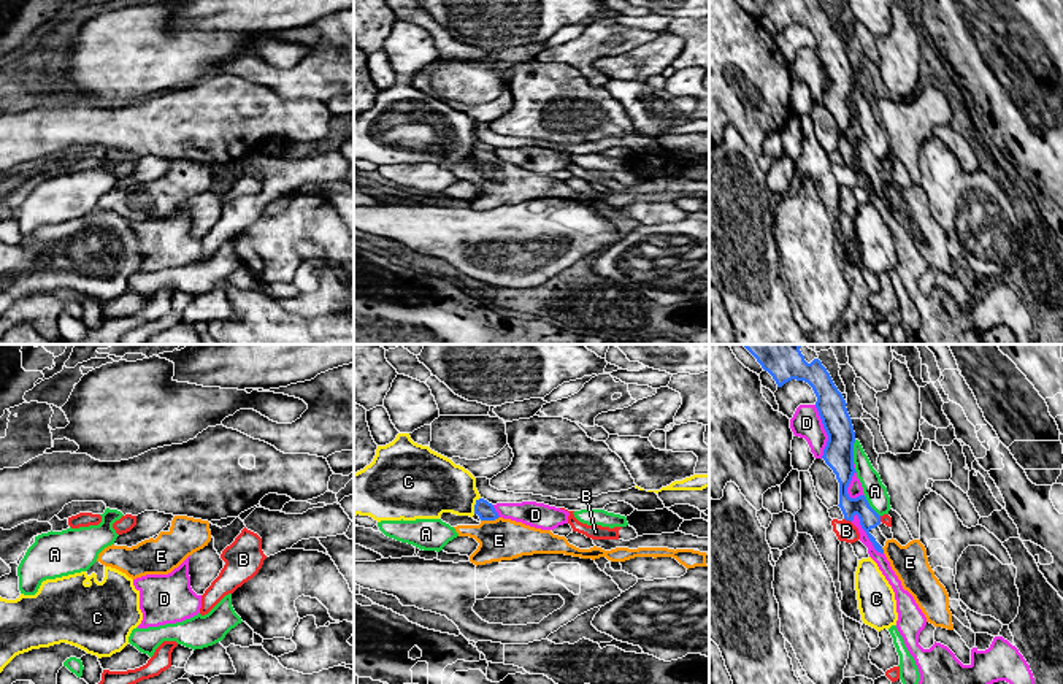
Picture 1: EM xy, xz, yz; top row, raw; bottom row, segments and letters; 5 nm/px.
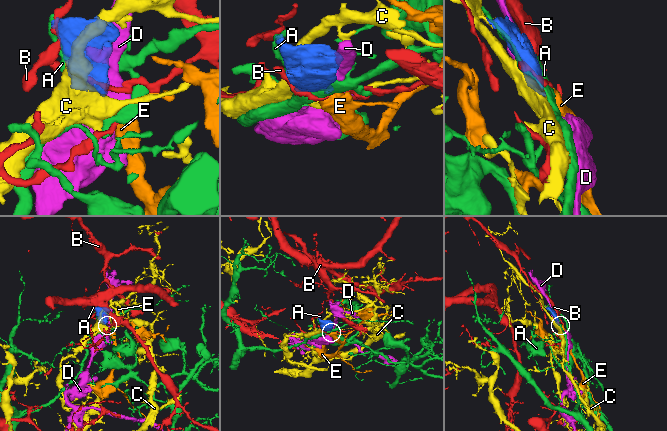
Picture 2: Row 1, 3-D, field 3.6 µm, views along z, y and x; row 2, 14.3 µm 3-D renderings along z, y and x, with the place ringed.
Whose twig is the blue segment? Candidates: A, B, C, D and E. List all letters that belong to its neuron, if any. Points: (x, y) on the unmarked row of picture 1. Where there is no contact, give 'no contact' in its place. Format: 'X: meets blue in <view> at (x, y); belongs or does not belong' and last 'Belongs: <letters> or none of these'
A: meets blue in yz at (852, 96); does not belong
B: meets blue in yz at (848, 164); does not belong
C: meets blue in xz at (475, 149); does not belong
D: meets blue in yz at (825, 75); does not belong
E: meets blue in xz at (489, 164); belongs
Belongs: E

